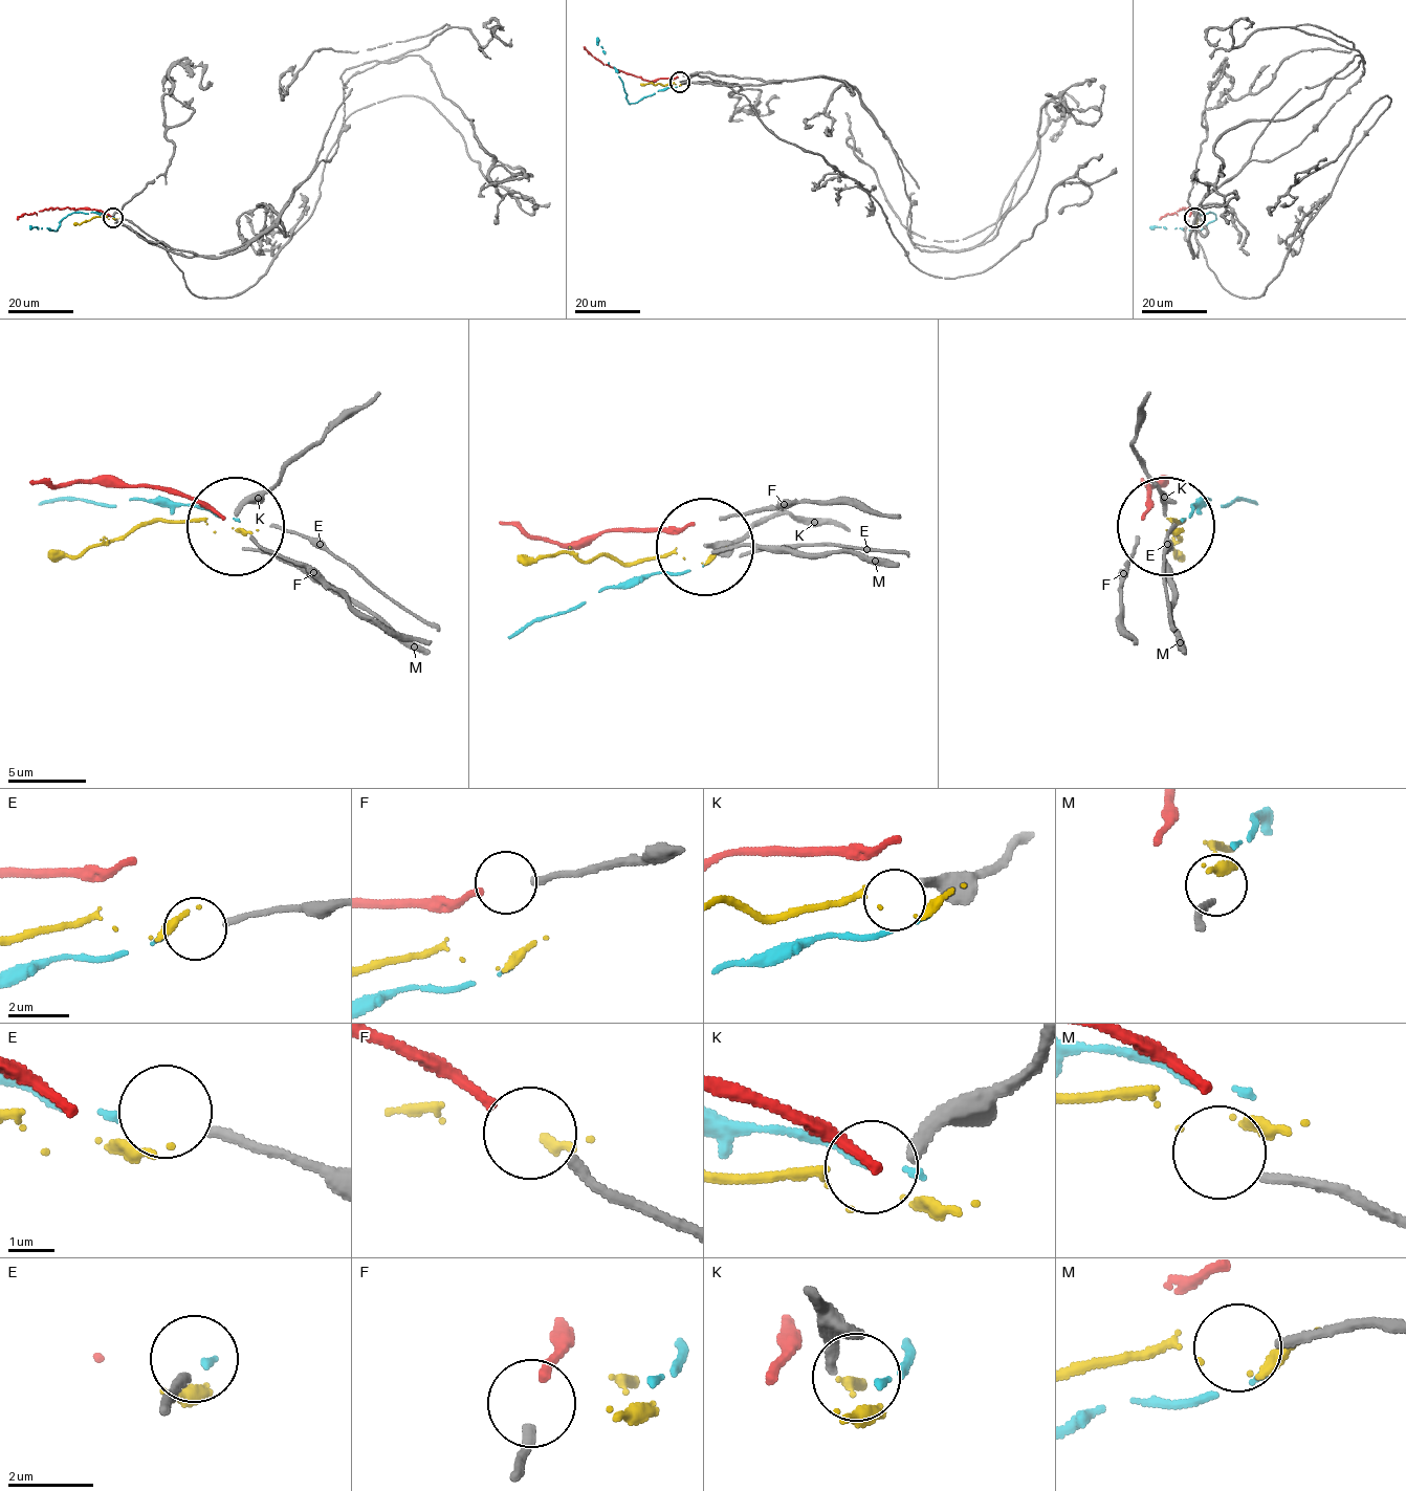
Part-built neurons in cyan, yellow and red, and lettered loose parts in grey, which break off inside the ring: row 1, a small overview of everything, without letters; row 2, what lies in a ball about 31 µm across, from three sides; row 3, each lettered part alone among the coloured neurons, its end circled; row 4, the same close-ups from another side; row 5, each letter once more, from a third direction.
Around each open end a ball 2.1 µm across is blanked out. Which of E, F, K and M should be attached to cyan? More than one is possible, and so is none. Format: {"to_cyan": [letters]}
{"to_cyan": ["E"]}

